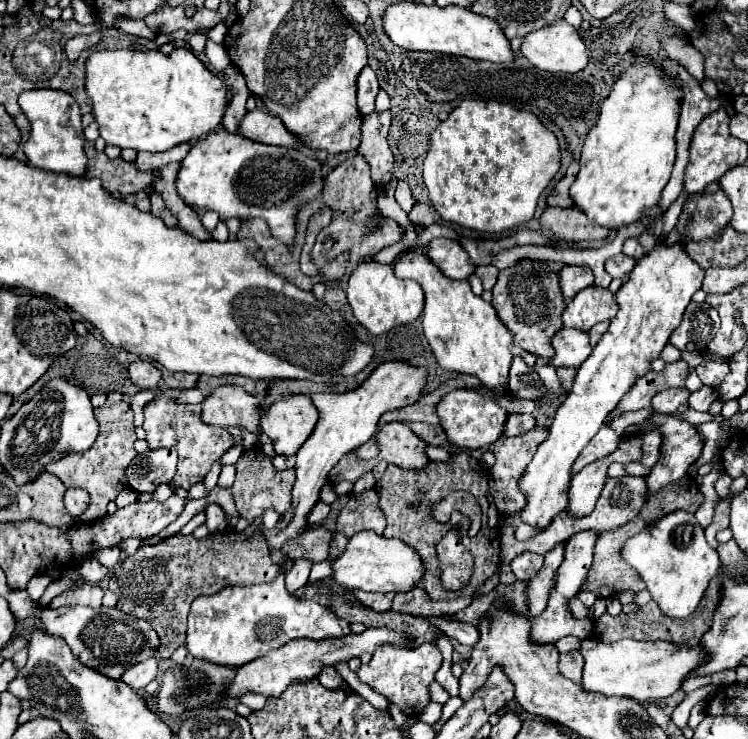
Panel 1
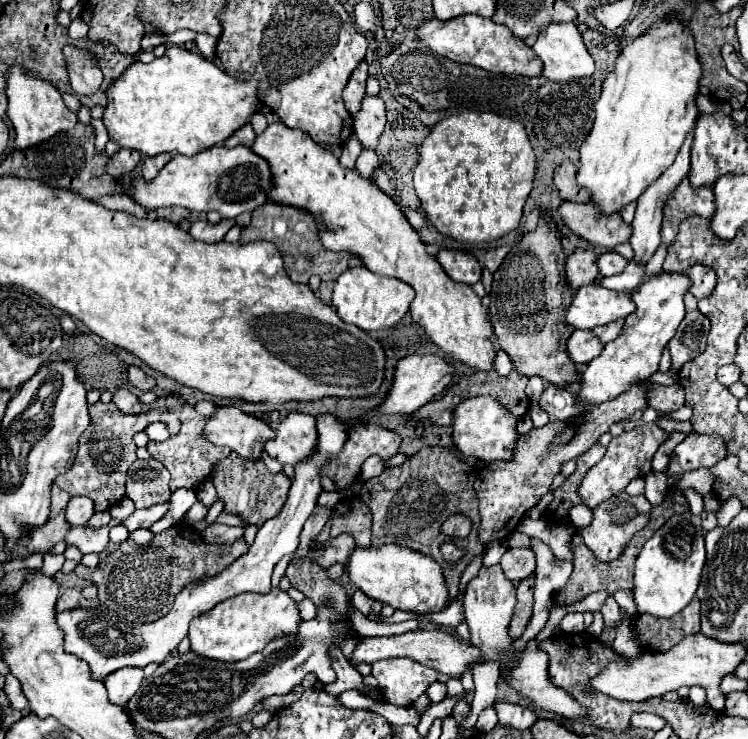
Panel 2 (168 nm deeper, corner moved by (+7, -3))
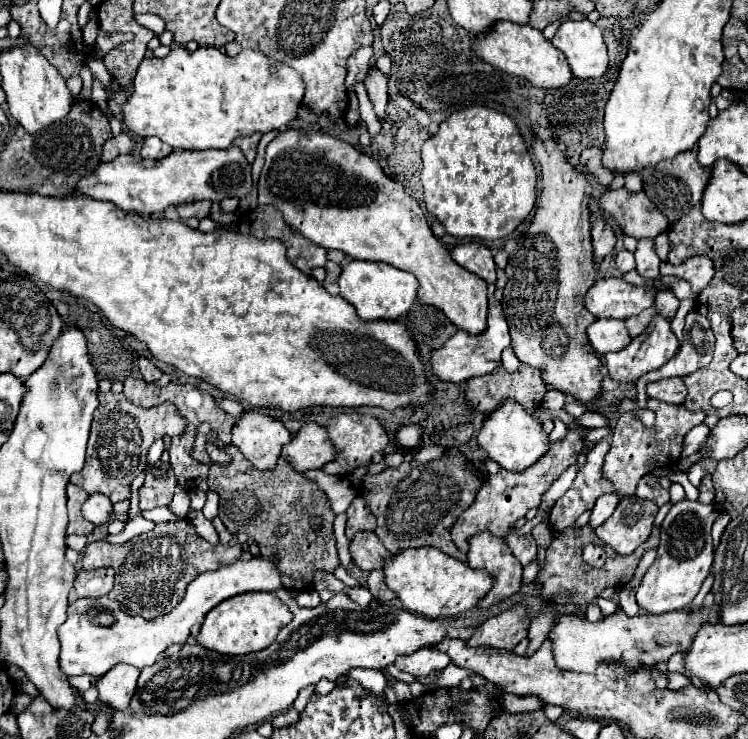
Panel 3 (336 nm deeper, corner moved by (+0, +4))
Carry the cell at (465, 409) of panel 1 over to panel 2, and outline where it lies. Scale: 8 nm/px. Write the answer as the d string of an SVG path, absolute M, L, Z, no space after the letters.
M472 397L472 399L466 399L464 403L460 403L454 409L452 441L464 455L472 455L472 457L476 457L484 463L512 461L514 445L516 445L516 439L518 439L516 423L518 423L518 419L506 407L502 407L496 399Z

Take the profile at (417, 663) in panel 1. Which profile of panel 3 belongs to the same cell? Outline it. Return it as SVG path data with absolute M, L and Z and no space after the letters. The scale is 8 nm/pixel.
M421 648L409 656L397 656L395 666L419 680L429 680L439 676L445 666L449 666L449 656L435 652L431 648Z

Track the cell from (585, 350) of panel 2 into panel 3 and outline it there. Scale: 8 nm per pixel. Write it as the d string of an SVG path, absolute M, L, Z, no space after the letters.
M595 320L587 328L587 338L593 350L601 356L607 352L617 352L627 346L627 340L631 340L623 320Z

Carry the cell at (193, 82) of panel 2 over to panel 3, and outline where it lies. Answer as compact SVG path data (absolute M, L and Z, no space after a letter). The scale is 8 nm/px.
M175 46L165 58L145 58L133 78L133 92L123 104L125 126L143 136L157 136L175 150L227 148L237 136L287 128L297 116L305 86L301 76L255 50L235 58L217 48L189 52Z

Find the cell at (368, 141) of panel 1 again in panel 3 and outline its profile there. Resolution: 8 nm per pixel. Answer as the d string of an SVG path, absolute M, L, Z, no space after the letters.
M371 66L367 78L365 78L365 88L369 94L369 100L373 104L373 110L379 120L385 120L387 116L387 76L383 76L375 66Z

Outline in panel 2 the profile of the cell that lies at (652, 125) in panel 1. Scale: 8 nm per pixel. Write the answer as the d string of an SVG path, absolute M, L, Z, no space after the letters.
M664 17L650 25L650 29L632 39L616 59L612 73L604 81L600 101L596 103L596 121L580 147L580 171L576 175L578 185L592 193L592 201L604 215L622 211L624 205L636 201L644 189L660 177L664 169L676 159L684 135L692 133L698 119L696 95L702 67L694 49L692 35L684 29L678 17Z

